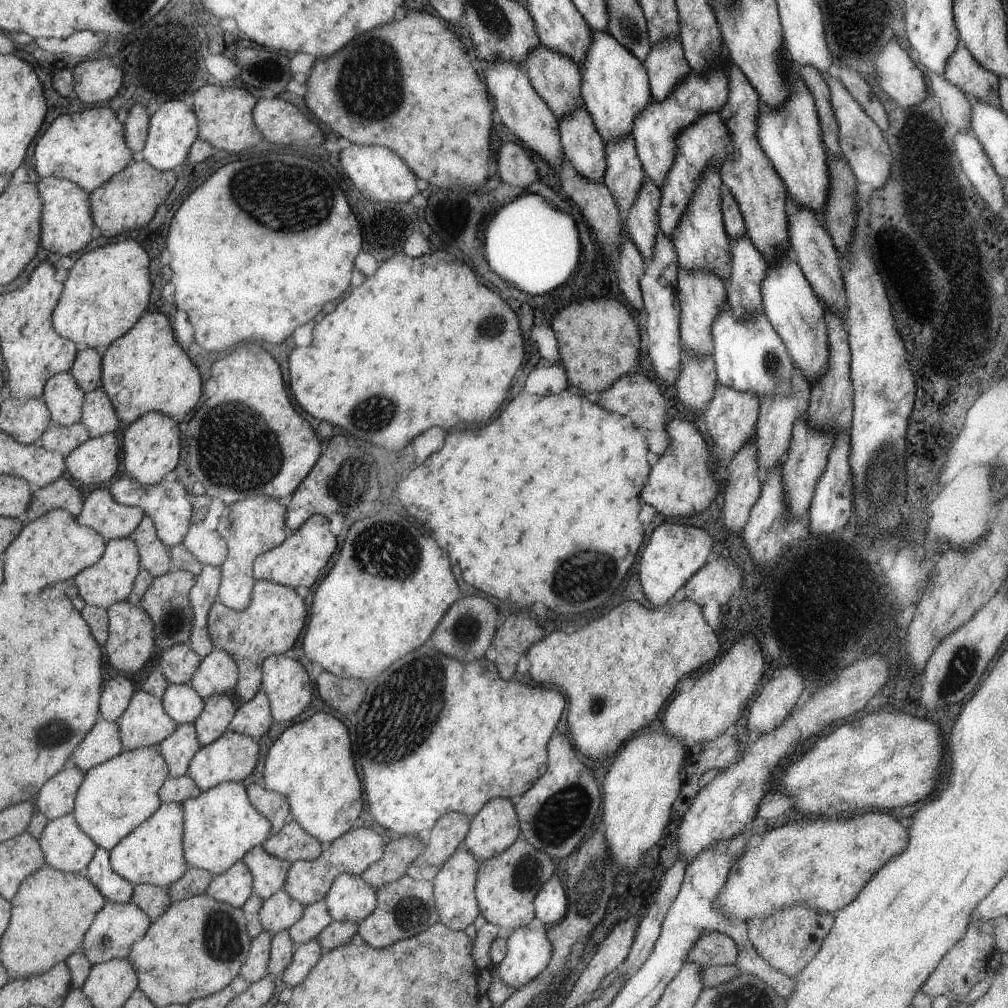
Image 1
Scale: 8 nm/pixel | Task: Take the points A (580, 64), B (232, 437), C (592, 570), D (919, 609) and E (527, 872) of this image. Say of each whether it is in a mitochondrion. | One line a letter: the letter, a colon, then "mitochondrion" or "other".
A: other
B: mitochondrion
C: mitochondrion
D: other
E: mitochondrion

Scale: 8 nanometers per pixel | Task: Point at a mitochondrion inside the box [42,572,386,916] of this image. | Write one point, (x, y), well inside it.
(171, 624)

